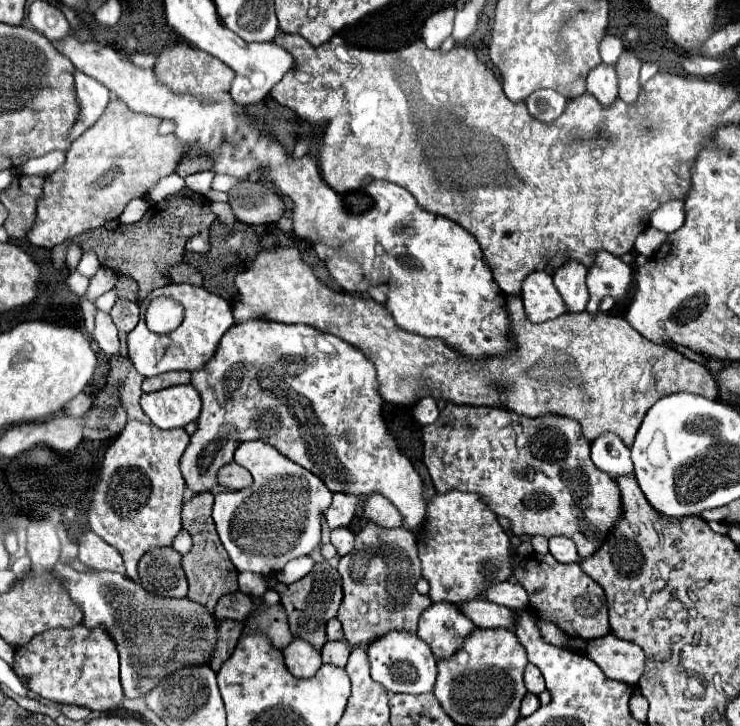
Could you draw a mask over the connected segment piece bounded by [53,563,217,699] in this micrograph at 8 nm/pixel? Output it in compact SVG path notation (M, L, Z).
M57 563L53 573L63 579L73 601L81 605L83 625L103 625L113 635L121 657L121 685L125 697L133 699L147 695L161 677L185 665L209 663L217 635L215 619L203 605L189 601L187 597L157 597L129 577L111 571L79 573L69 565Z

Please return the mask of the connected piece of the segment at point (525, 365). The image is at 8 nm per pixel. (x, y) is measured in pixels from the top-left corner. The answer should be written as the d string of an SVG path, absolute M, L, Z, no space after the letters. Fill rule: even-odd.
M277 247L271 251L261 251L253 267L235 277L235 287L239 291L239 301L233 303L235 323L247 319L307 323L319 331L341 337L343 341L361 349L375 363L379 393L387 403L393 405L413 405L423 397L433 397L437 401L453 401L465 405L505 407L527 417L539 417L551 411L577 419L581 423L583 435L589 441L593 441L601 433L611 431L619 435L627 447L631 447L645 413L661 397L677 391L697 393L707 399L719 397L715 379L711 379L709 371L701 363L683 357L667 345L659 345L645 339L623 317L613 317L607 313L599 313L597 317L589 315L587 311L579 315L565 313L545 323L531 323L523 311L523 301L519 297L507 295L505 305L511 317L511 339L515 341L515 349L511 349L511 353L507 353L507 357L503 359L487 357L487 361L467 361L463 353L455 353L449 345L443 345L443 341L419 337L417 333L407 333L405 329L399 329L389 311L371 297L363 299L351 293L339 293L329 289L315 277L311 267L301 261L301 255L295 247Z

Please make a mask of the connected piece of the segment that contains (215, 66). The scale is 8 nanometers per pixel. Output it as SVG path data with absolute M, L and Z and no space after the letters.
M177 43L169 49L165 49L155 65L155 73L163 85L173 89L175 93L191 93L195 97L201 97L203 101L219 101L223 91L231 89L231 81L235 73L223 65L223 61L211 57L209 53L203 53L201 49L195 49L187 43Z

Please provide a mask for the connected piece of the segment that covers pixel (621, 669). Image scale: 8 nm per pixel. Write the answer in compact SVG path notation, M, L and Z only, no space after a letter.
M613 633L587 641L585 655L601 667L607 679L623 681L629 687L637 685L645 671L645 653L639 645L619 639Z

